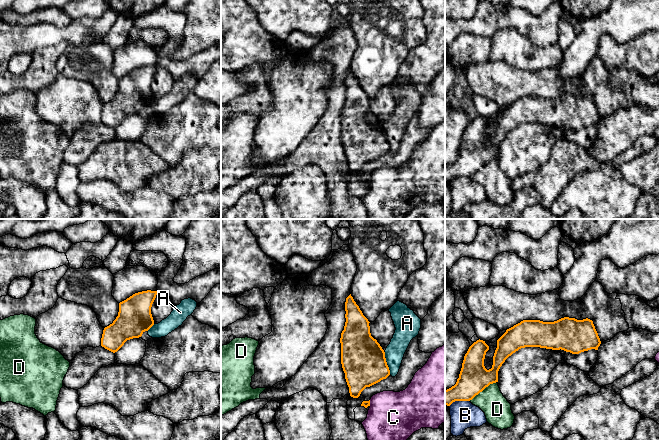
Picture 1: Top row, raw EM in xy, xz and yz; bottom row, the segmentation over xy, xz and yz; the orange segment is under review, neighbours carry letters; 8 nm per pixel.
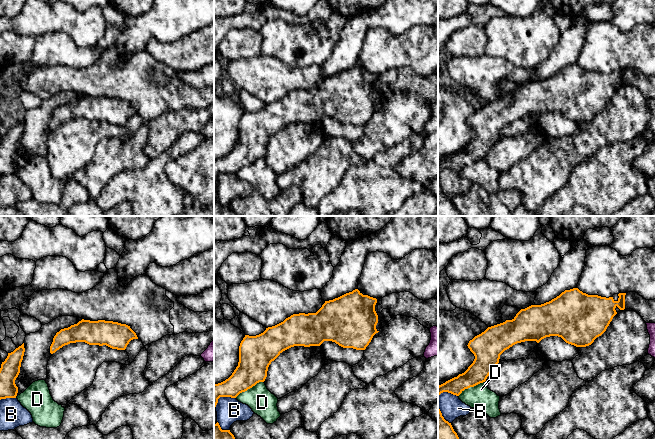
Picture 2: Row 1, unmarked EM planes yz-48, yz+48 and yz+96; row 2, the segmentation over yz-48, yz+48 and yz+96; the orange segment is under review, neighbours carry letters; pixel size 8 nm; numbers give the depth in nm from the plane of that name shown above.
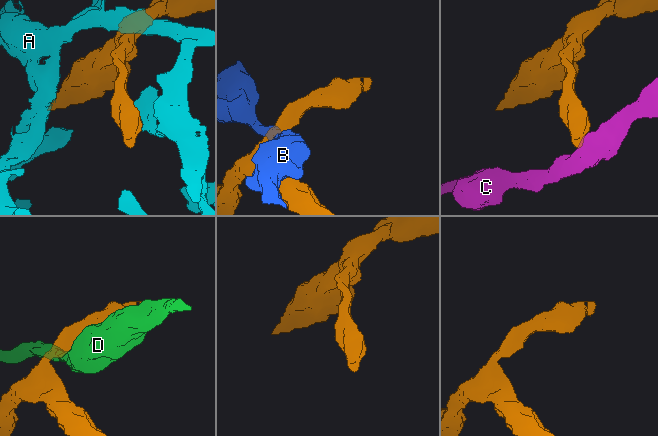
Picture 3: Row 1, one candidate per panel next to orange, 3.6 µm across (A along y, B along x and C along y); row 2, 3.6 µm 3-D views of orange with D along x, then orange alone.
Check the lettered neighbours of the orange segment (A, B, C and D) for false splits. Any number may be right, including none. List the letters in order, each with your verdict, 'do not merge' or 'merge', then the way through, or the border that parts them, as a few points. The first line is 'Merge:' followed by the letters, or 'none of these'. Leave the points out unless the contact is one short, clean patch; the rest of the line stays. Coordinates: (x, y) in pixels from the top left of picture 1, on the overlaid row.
Merge: none of these
A: do not merge
B: do not merge; border along yz (469, 400), (455, 400), (449, 406)
C: do not merge
D: do not merge; border along yz (496, 381), (486, 386), (469, 400)

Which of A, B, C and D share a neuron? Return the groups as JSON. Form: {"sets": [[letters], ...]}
{"sets": [["A"], ["B"], ["C"], ["D"]]}

